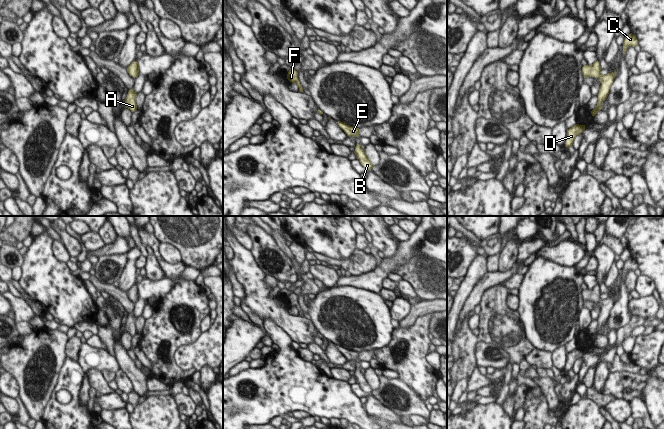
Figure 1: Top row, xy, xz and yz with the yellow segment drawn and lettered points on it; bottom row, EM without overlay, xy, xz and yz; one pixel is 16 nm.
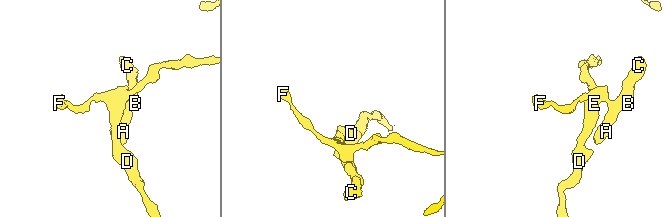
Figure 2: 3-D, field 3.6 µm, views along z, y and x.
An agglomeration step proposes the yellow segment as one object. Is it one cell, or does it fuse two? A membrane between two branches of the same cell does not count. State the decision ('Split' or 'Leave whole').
Leave whole

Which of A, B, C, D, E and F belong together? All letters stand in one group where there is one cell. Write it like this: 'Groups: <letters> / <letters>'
Groups: A B C D E F

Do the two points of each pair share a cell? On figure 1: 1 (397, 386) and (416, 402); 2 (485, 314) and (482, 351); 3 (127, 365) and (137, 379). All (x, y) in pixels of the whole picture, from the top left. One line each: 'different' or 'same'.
1: same
2: different
3: same

